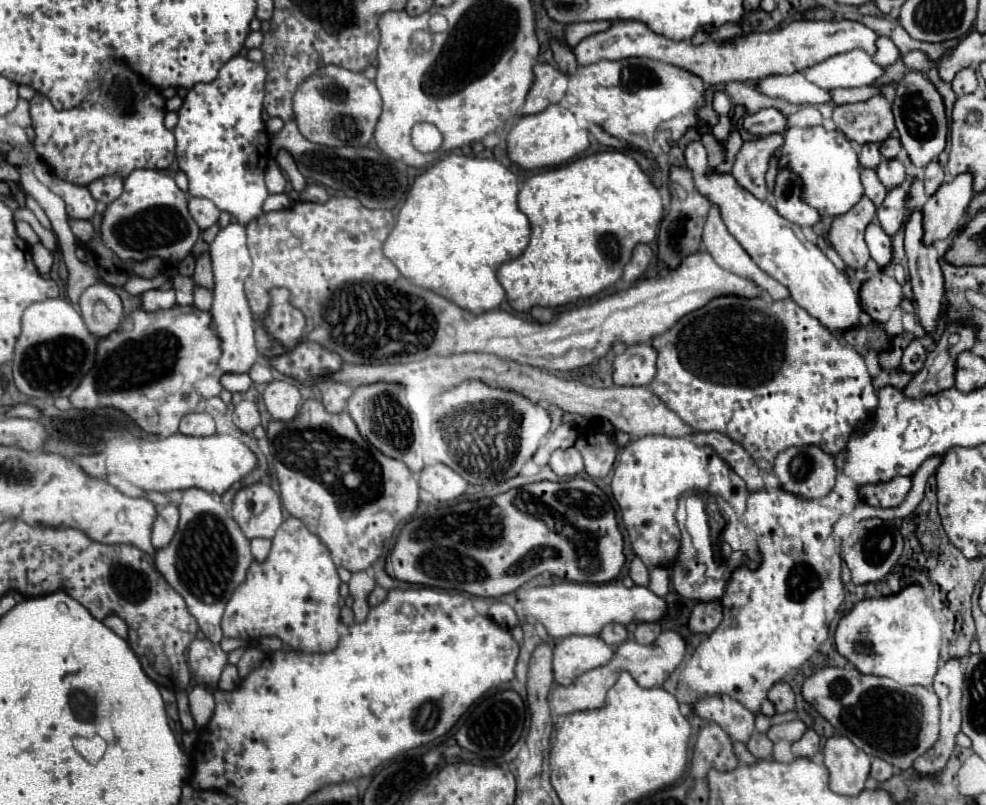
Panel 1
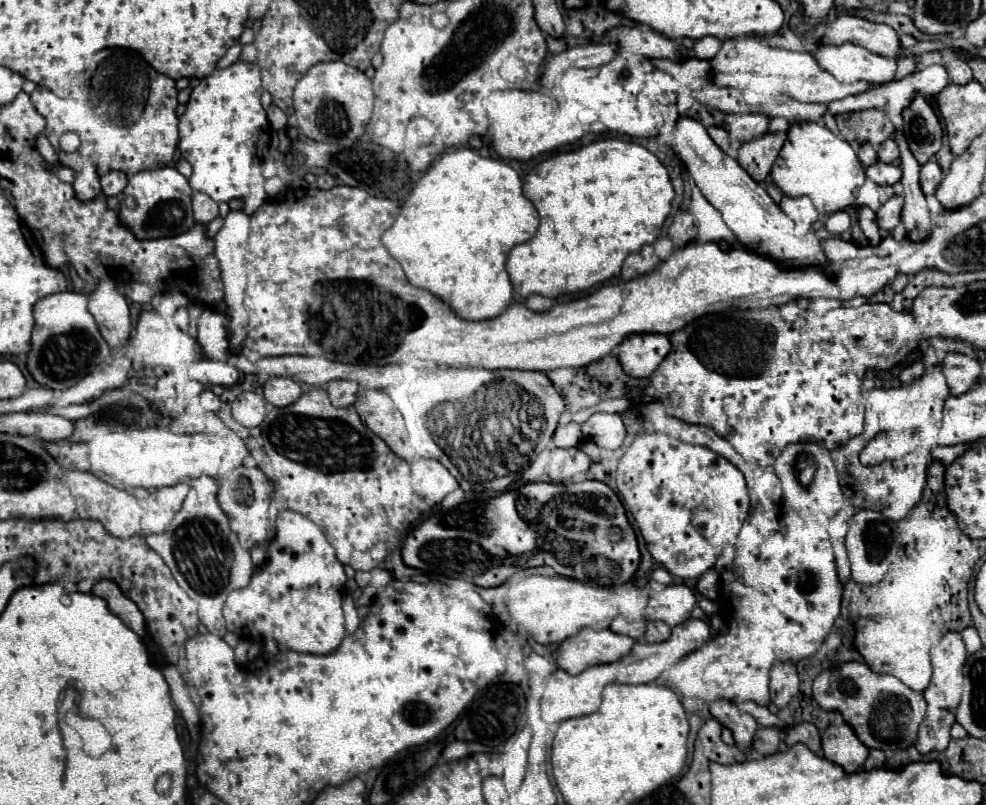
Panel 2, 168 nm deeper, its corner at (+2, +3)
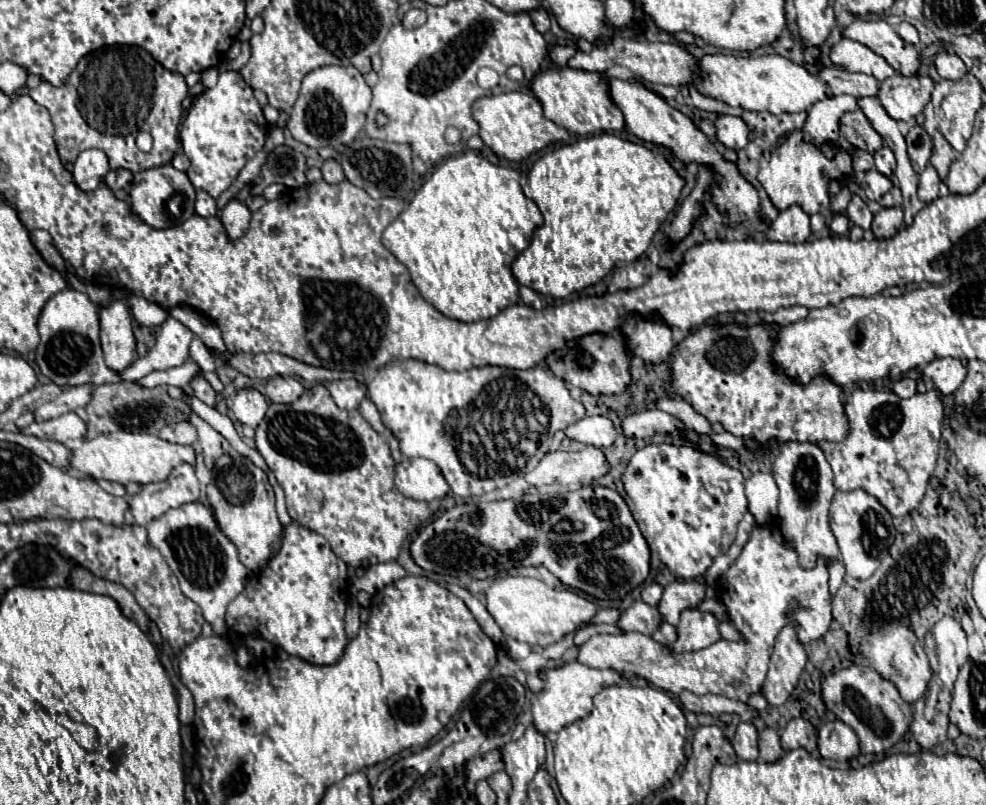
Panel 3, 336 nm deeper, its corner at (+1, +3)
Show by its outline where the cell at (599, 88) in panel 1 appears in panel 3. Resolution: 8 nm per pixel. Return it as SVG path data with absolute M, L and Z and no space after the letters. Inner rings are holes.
M573 68L545 70L533 78L531 90L543 106L543 116L569 132L585 136L601 132L601 128L607 132L607 130L623 130L625 126L621 110L613 104L609 96L607 78L599 72L585 72Z

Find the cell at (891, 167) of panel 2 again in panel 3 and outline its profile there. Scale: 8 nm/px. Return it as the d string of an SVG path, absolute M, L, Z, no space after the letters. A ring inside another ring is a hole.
M869 170L869 172L865 174L863 190L865 190L865 194L869 194L869 196L867 196L869 200L875 200L875 202L881 200L881 196L883 196L885 192L889 192L891 186L893 186L891 180L889 180L887 176L879 174L877 170Z

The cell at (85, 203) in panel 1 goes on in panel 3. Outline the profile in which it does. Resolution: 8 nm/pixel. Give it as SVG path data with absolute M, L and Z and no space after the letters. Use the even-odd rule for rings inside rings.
M83 150L75 160L73 178L75 178L75 184L87 192L87 190L95 190L103 182L107 172L109 172L109 162L105 152Z

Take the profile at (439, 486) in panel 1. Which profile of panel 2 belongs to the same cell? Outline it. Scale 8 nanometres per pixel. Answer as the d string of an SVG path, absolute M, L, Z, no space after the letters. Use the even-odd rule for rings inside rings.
M438 460L412 462L412 488L420 496L426 496L432 502L440 502L458 486L458 480Z

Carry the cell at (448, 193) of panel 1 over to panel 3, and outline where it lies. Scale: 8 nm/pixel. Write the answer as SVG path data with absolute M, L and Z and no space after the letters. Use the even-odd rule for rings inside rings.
M473 150L443 160L429 180L415 194L405 212L383 232L383 244L395 258L409 268L411 280L419 294L447 318L475 322L493 318L509 304L519 300L519 284L511 278L513 260L529 246L533 232L543 224L537 205L525 198L519 186L519 174L513 168L495 166L479 158Z

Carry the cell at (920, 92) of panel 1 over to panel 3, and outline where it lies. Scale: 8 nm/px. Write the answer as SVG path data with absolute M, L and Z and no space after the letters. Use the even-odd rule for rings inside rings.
M917 124L909 130L905 140L907 140L907 152L909 152L909 158L913 162L913 168L917 172L921 172L929 164L933 142L931 142L929 134L925 132L925 128L917 126Z

